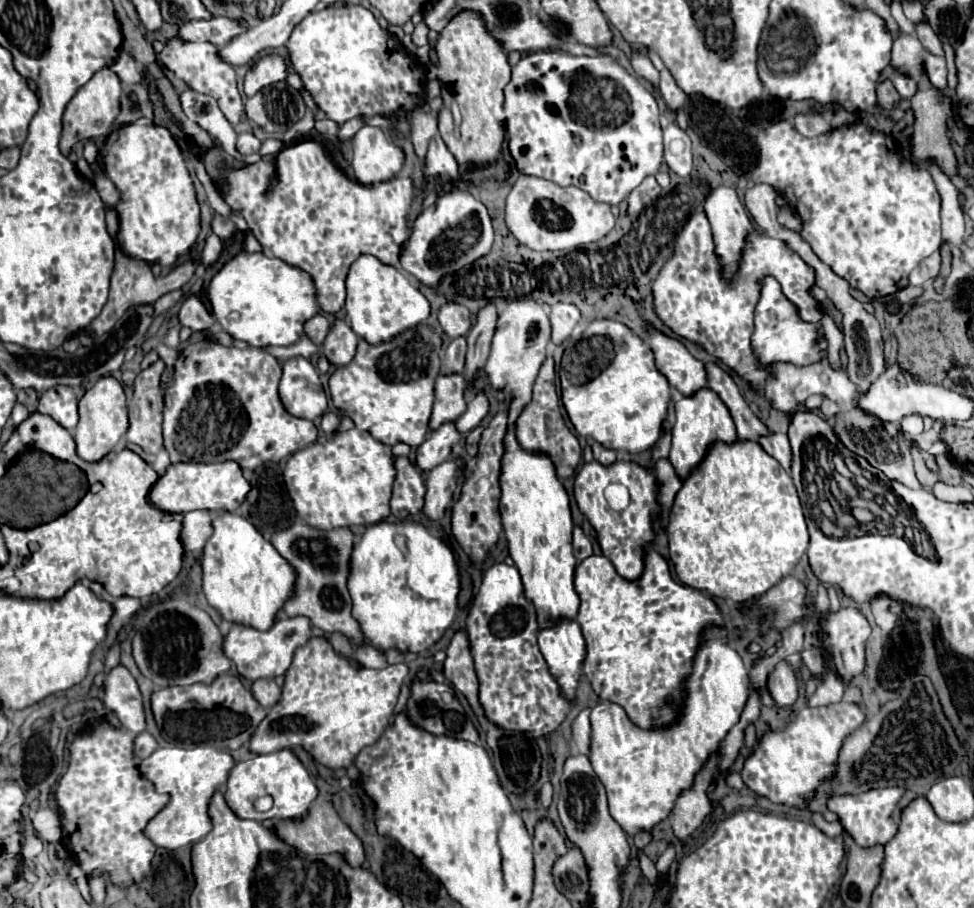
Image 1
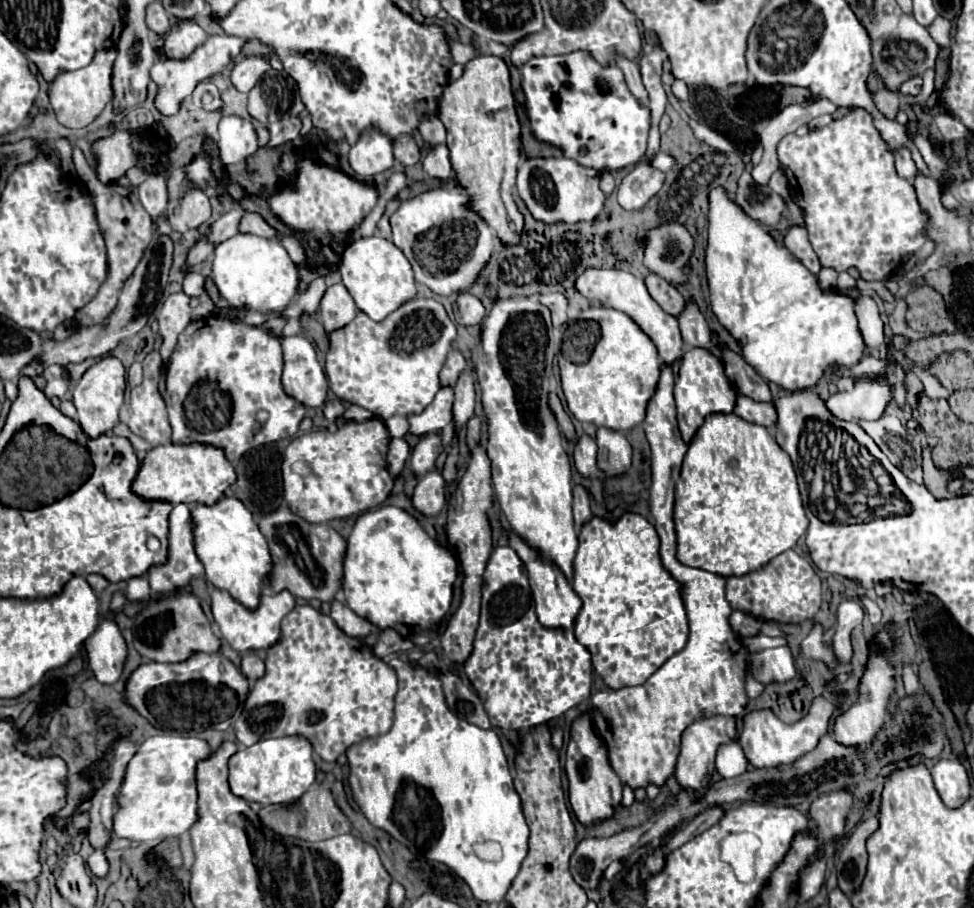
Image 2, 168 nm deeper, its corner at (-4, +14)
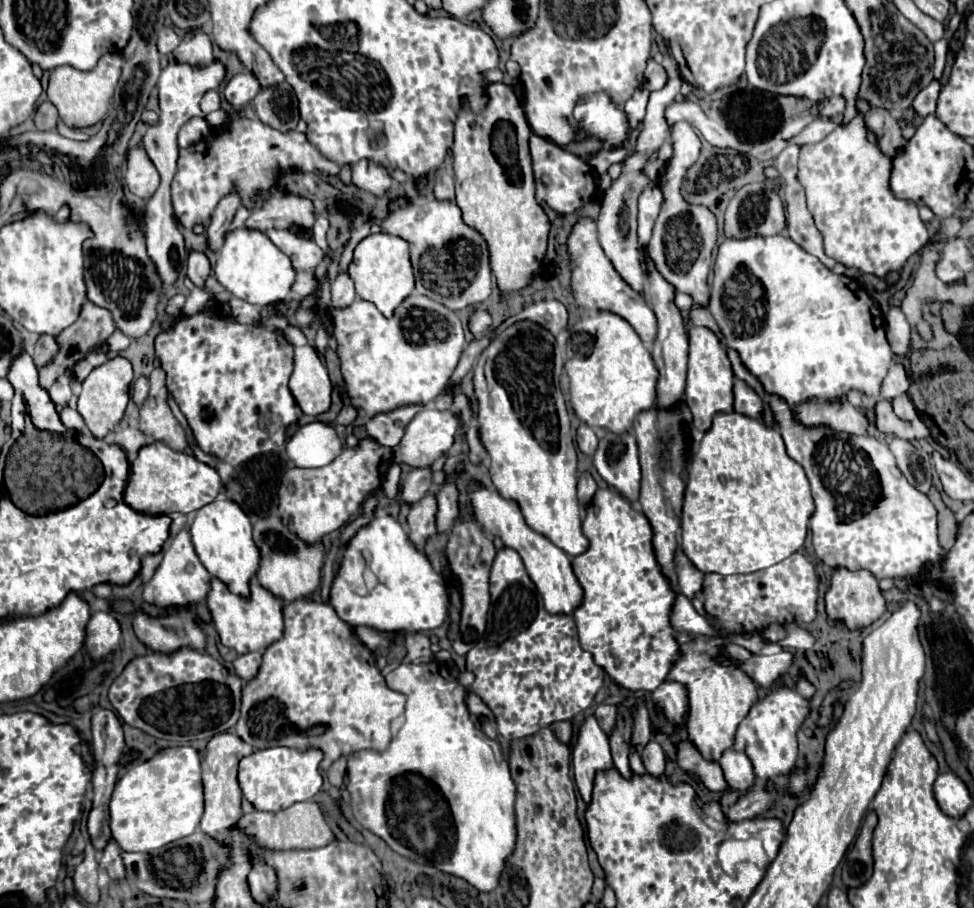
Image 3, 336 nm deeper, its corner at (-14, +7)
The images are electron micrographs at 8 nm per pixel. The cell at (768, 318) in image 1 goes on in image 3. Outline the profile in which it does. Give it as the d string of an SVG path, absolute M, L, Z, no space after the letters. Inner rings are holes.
M754 236L748 240L724 240L714 264L714 282L708 308L718 322L728 348L736 350L742 364L770 396L780 396L790 406L804 400L838 400L848 390L880 396L882 380L894 362L884 332L884 314L858 280L838 276L816 256L802 250L792 238Z

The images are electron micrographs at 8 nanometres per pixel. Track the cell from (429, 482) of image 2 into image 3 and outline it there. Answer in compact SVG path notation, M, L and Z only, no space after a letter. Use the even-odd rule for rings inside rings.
M432 494L424 496L420 502L416 502L410 508L410 514L408 514L410 534L408 534L408 538L412 540L412 544L416 544L416 548L424 550L426 540L432 534L436 534L434 518L436 518L436 496L432 496Z

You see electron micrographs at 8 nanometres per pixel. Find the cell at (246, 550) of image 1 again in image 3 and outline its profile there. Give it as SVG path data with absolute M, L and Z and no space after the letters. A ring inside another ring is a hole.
M224 498L206 504L204 508L196 510L190 526L190 536L204 568L220 582L224 582L232 594L246 598L250 594L250 578L258 570L260 552L252 542L252 524L242 508L236 502Z

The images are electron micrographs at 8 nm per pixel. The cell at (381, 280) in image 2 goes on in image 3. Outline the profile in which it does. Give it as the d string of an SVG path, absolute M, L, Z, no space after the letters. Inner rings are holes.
M386 232L368 234L354 248L354 260L348 266L348 274L356 284L358 298L372 302L386 318L390 318L396 306L414 290L414 274L408 258L408 242Z

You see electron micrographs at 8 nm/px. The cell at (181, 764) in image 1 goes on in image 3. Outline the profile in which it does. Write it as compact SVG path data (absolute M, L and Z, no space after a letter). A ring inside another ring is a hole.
M190 746L168 748L158 756L134 764L118 782L110 800L110 830L124 852L152 852L190 836L200 824L204 794L200 754Z

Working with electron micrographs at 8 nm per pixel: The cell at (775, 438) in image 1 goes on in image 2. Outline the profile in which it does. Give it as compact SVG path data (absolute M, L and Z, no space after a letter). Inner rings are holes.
M738 395L734 413L738 417L742 417L750 423L762 425L770 431L774 431L774 425L778 421L778 415L776 415L776 409L772 403L758 403L758 401L752 401L750 397L744 397L744 395Z

